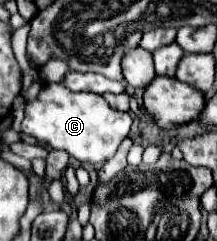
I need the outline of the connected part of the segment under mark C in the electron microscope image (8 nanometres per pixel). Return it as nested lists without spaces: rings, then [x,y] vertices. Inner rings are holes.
[[[44,83],[36,101],[26,105],[22,131],[52,149],[64,149],[82,163],[104,163],[114,157],[118,145],[128,137],[130,113],[112,109],[98,93],[74,93],[62,83]]]

